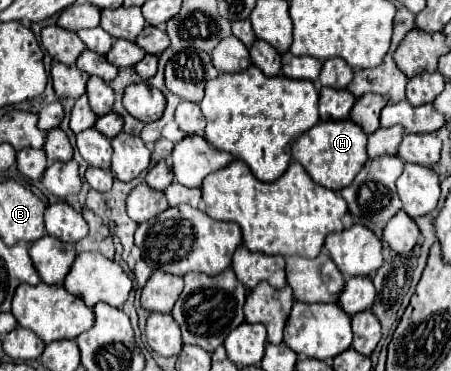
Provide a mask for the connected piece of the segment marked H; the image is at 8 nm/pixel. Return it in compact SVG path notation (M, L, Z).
M350 120L318 122L314 128L310 128L306 134L302 134L302 138L298 138L298 142L294 142L292 158L306 168L306 172L310 174L310 178L316 184L338 192L344 186L348 186L356 178L356 174L362 170L362 166L366 164L366 160L368 160L366 140L368 140L366 132Z

